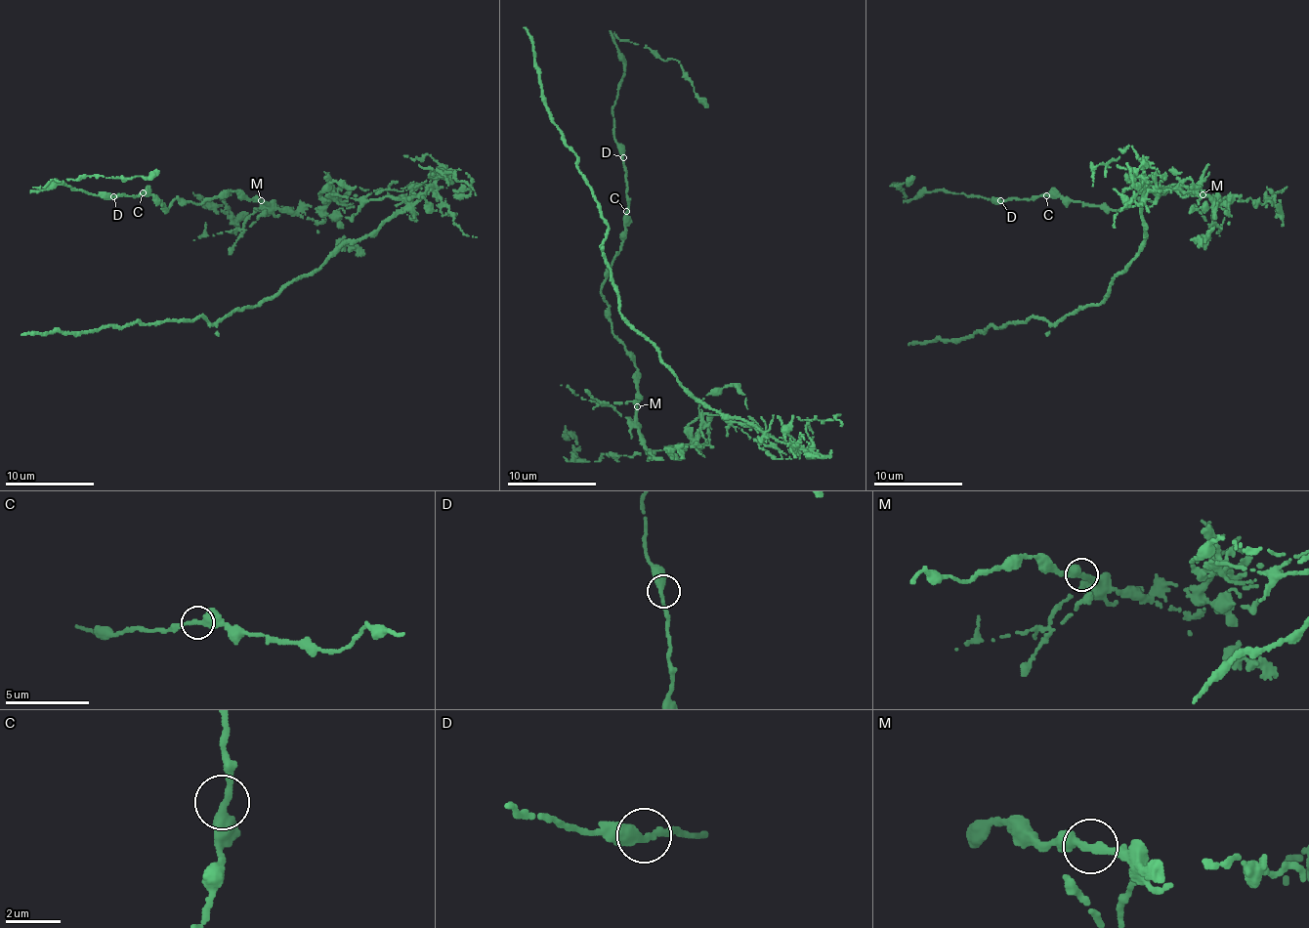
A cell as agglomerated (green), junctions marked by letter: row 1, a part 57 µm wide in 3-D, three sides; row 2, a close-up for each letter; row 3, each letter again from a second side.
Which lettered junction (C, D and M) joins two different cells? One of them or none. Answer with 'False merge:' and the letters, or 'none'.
False merge: M

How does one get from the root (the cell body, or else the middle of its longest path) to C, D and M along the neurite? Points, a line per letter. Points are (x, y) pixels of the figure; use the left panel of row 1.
C: (332, 197), (317, 211), (308, 205), (287, 212), (224, 191), (201, 203), (178, 197), (168, 211), (143, 192)
D: (332, 197), (317, 211), (295, 212), (235, 192), (201, 203), (178, 197), (168, 211), (143, 192), (113, 196)
M: (332, 197), (317, 211), (308, 205), (299, 212), (287, 212), (261, 199)

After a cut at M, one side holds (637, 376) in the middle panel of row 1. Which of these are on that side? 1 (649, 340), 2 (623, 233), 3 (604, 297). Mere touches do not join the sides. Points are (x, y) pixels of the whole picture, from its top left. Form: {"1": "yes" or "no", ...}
{"1": "no", "2": "yes", "3": "yes"}

